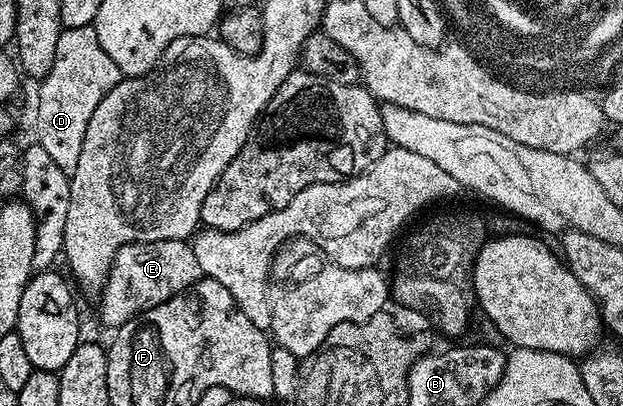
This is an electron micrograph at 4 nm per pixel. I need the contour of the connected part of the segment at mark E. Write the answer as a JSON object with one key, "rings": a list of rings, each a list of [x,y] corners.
{"rings":[[[158,240],[123,246],[113,258],[108,278],[98,294],[100,318],[111,328],[118,328],[150,308],[158,308],[158,304],[174,295],[191,291],[201,277],[198,256],[194,256],[187,241]]]}

